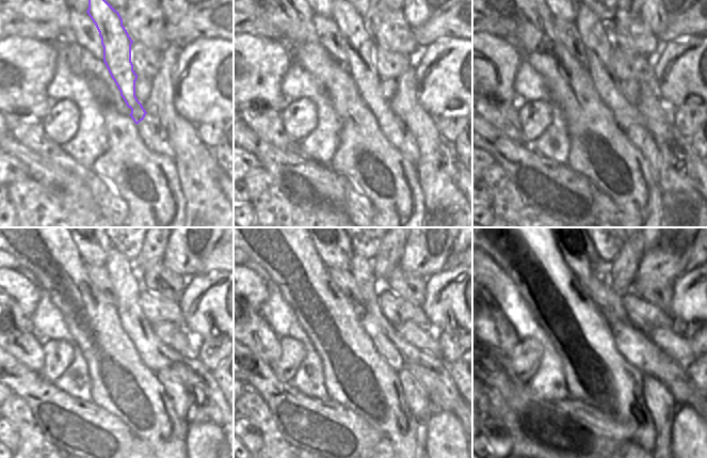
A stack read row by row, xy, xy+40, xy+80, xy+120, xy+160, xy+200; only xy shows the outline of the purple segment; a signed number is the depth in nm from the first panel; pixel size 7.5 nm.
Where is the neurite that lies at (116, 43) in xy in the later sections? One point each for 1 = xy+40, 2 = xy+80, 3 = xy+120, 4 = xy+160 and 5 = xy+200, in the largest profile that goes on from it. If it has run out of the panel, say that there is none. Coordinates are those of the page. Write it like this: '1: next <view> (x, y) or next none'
1: next xy+40 (358, 43)
2: next xy+80 (594, 32)
3: next xy+120 (155, 354)
4: next xy+160 (430, 369)
5: next xy+200 (632, 343)

